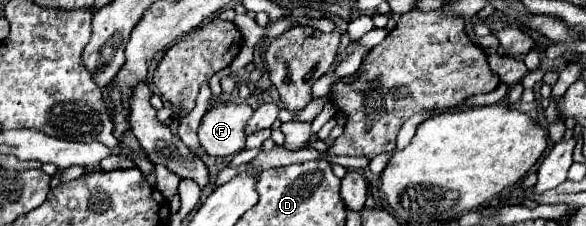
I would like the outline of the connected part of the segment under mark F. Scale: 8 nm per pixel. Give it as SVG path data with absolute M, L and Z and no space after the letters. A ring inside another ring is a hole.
M223 104L211 106L199 124L197 136L209 156L231 156L245 148L245 124L251 118L253 108L249 104Z

